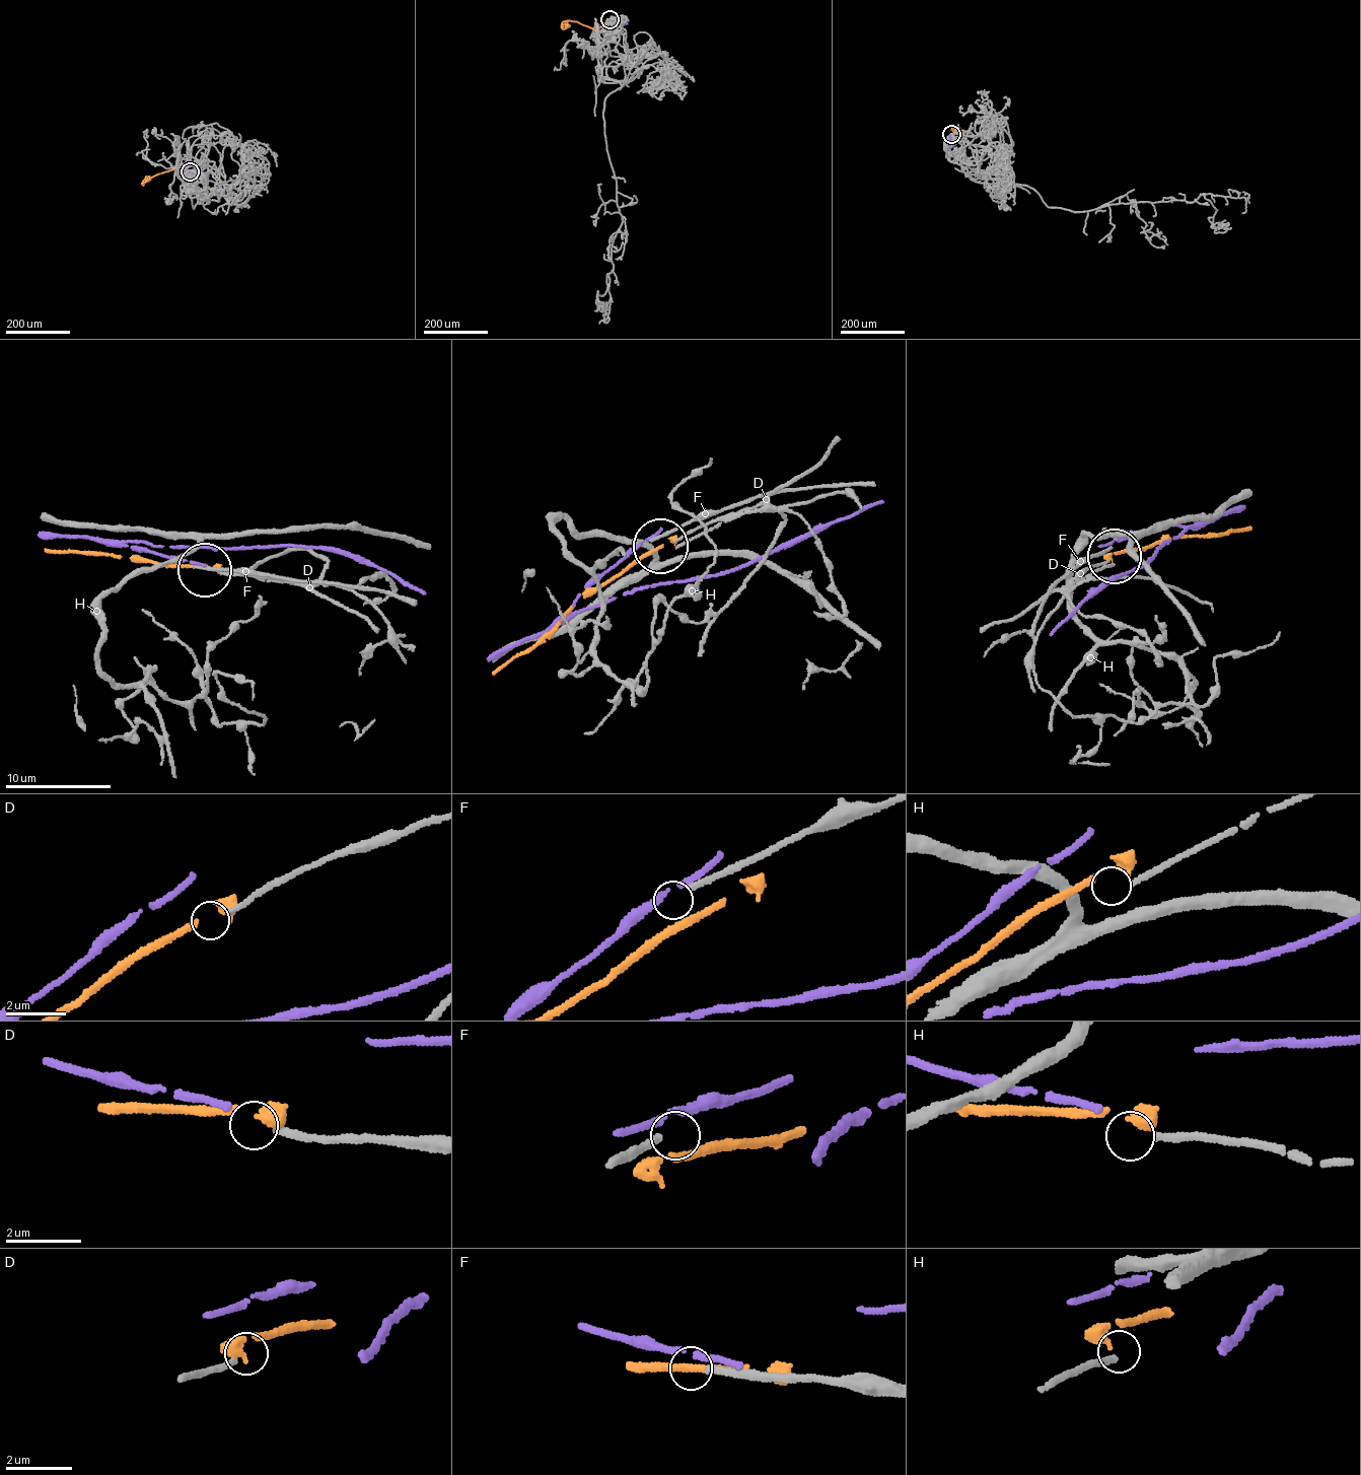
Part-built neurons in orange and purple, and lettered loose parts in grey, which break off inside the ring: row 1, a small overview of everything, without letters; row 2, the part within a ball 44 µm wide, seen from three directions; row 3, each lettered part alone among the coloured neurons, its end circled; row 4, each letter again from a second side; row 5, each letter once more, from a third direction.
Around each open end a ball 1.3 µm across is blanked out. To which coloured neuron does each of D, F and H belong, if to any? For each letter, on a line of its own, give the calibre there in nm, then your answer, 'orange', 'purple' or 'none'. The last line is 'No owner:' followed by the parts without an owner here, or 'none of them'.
D: 170 nm | none
F: 190 nm | none
H: 190 nm | none
No owner: D, F, H

